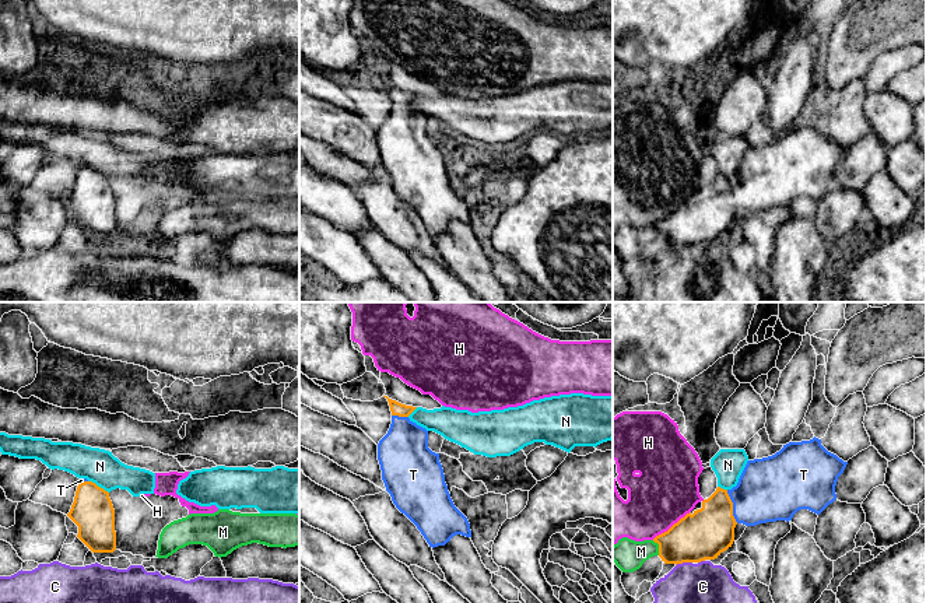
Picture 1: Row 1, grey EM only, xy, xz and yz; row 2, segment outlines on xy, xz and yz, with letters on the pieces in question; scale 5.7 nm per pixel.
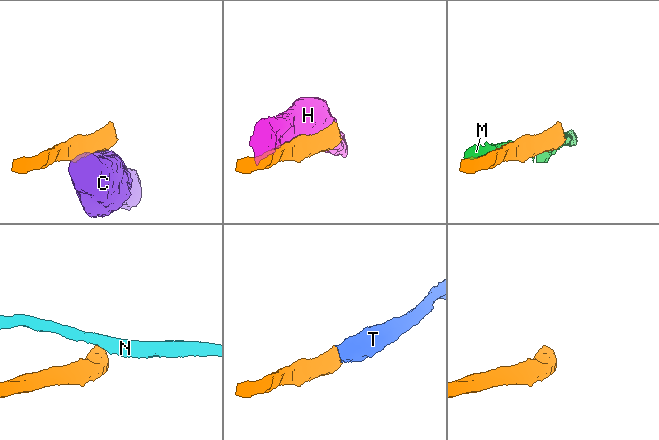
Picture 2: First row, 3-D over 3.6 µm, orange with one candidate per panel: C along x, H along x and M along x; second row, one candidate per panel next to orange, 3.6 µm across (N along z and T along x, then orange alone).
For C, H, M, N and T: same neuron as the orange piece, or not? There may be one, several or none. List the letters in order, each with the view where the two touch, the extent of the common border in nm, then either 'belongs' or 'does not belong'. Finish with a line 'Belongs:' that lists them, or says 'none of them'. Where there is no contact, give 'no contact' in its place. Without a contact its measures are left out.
C: contact in yz; length 100 nm; does not belong
H: contact in yz; length 280 nm; does not belong
M: contact in yz; length 100 nm; does not belong
N: contact in xy; length 140 nm; does not belong
T: contact in yz; length 200 nm; belongs
Belongs: T

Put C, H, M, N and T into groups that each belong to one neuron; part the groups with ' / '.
C / H / M / N / T

